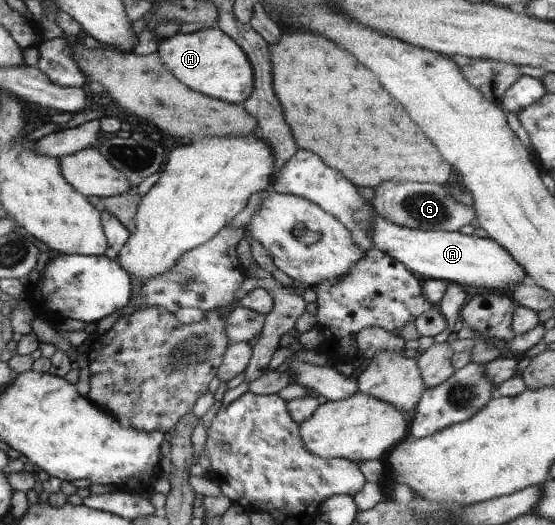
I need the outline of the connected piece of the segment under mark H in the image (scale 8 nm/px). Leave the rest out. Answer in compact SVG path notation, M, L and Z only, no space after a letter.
M217 27L164 38L156 52L163 58L169 71L179 81L185 81L184 85L189 90L231 103L243 103L253 91L253 69L249 65L249 59L241 46Z

